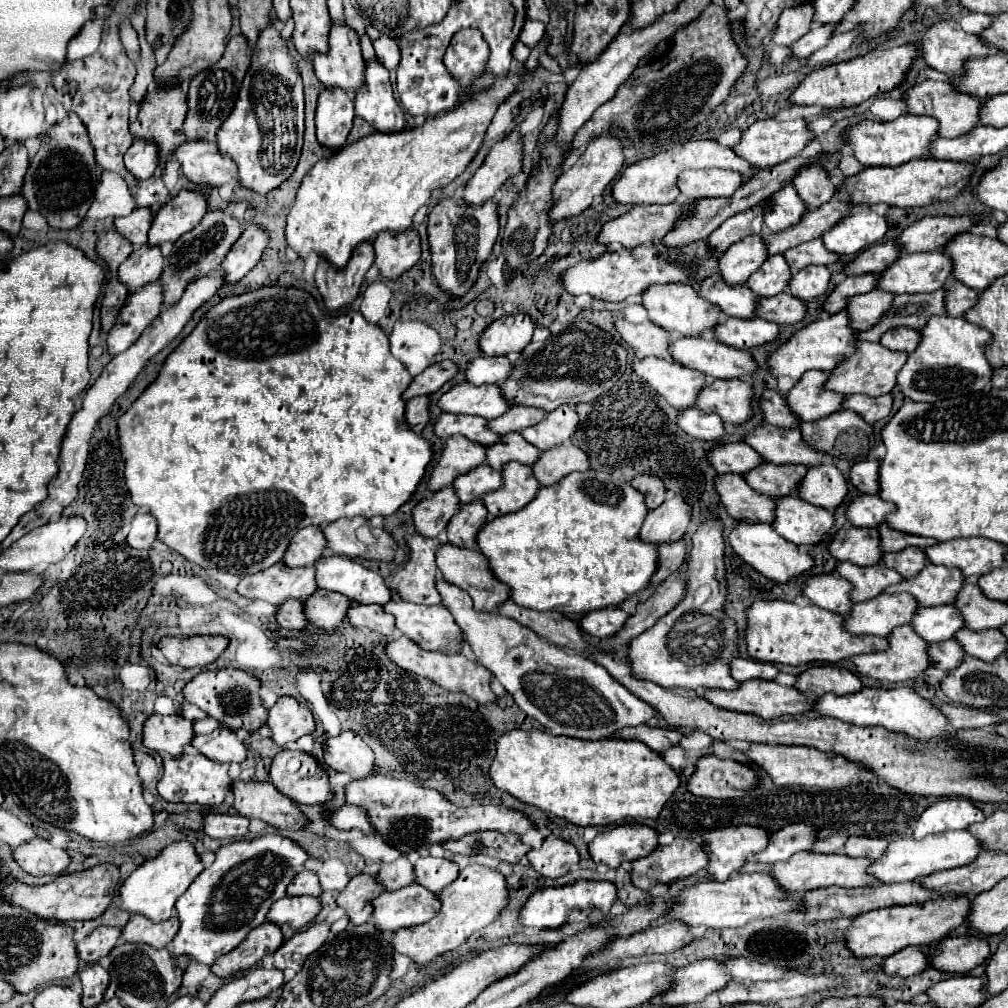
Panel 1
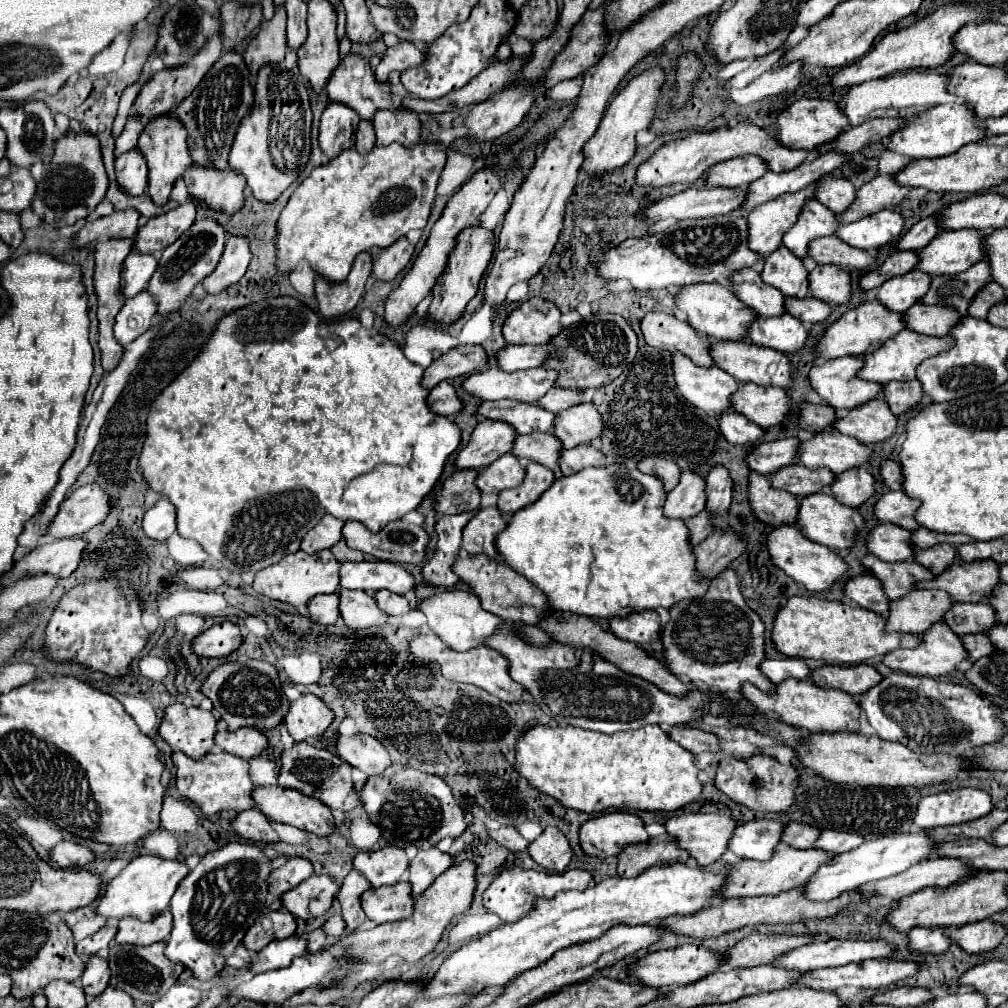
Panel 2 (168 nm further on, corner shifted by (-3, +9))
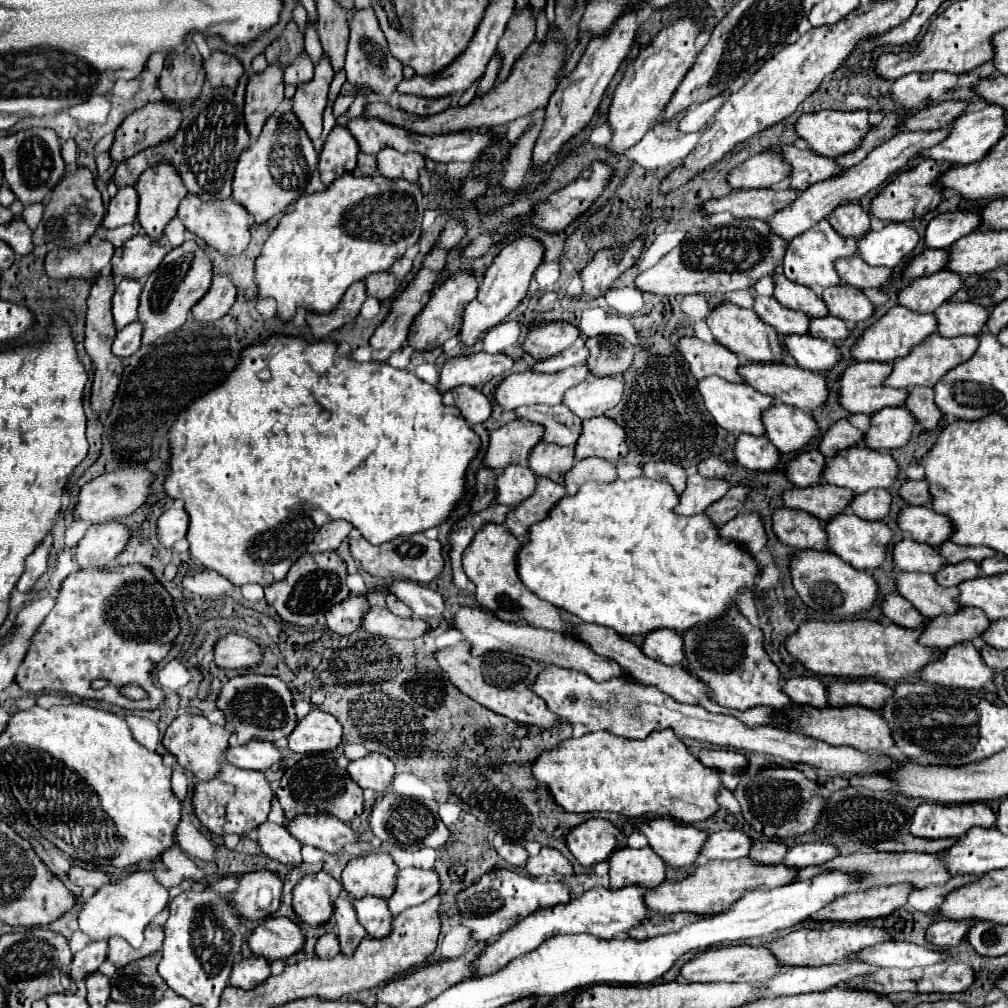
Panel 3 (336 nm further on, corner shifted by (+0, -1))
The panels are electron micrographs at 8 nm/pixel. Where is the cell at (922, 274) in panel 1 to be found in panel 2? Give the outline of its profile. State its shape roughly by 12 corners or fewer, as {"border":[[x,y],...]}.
{"border":[[944,230],[916,270],[964,272],[986,258],[980,230]]}

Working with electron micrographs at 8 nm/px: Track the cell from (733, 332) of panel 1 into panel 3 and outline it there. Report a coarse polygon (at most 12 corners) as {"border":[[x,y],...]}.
{"border":[[809,334],[781,336],[785,356],[811,372],[841,358],[833,342]]}

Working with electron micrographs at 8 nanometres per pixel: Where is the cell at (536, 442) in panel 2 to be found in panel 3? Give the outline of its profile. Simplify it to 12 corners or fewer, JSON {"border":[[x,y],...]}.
{"border":[[539,442],[527,464],[537,476],[563,486],[575,464],[573,448]]}

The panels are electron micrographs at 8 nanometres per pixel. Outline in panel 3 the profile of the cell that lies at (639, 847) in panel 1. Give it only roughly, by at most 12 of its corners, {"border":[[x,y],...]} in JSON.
{"border":[[591,818],[567,834],[567,848],[583,866],[627,846],[625,832]]}

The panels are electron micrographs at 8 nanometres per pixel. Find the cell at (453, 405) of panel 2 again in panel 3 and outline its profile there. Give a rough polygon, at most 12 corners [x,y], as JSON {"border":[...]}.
{"border":[[473,386],[443,394],[445,406],[459,408],[469,426],[485,422],[491,402]]}

